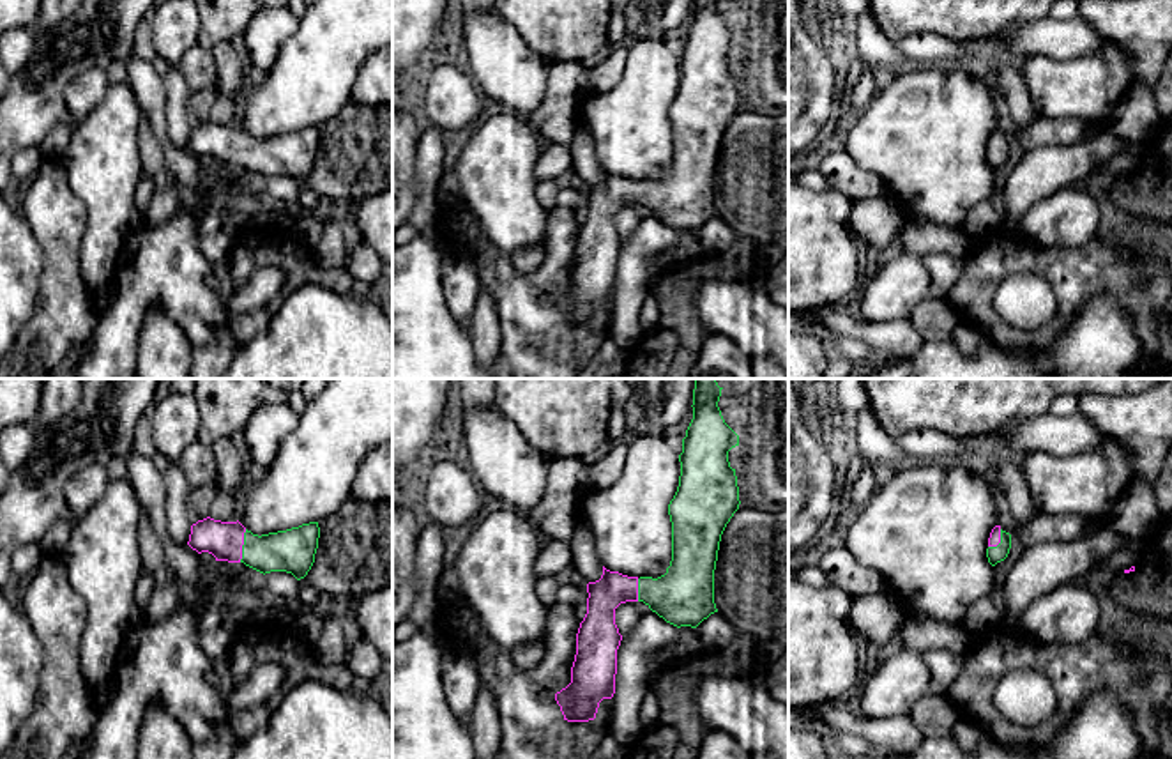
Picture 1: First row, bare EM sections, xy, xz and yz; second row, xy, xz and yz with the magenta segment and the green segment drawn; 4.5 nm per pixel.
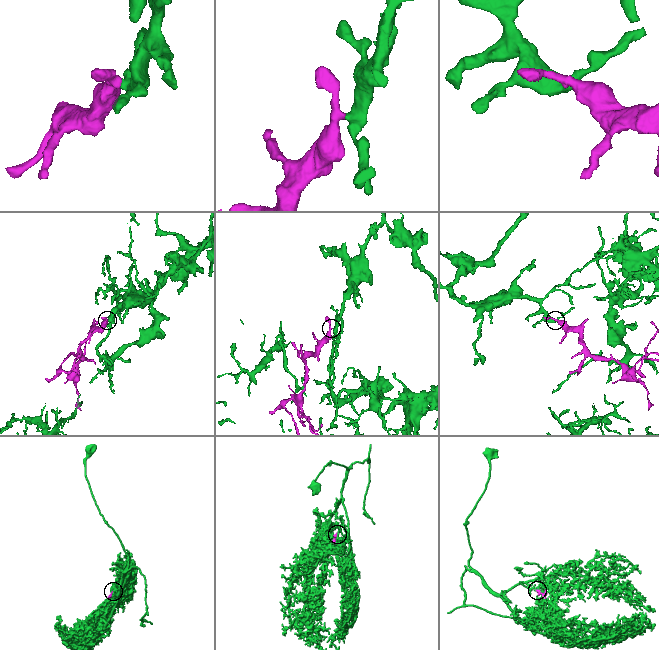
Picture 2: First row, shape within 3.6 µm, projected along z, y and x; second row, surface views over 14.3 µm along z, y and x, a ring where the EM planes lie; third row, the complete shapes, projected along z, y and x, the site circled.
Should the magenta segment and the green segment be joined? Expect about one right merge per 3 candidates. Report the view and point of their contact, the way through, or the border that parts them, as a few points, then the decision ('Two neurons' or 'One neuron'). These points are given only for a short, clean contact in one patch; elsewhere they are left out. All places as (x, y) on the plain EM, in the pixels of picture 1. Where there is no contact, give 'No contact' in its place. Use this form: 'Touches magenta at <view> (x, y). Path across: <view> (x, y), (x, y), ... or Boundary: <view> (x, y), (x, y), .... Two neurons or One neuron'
Touches magenta at xy (243, 147). Path across: xy (223, 144), (243, 147), (253, 154), (292, 154). One neuron

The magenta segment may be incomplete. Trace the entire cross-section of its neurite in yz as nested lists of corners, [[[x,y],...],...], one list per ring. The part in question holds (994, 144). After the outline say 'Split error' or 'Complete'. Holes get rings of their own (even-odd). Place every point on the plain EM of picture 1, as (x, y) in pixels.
[[[995,129],[988,142],[986,161],[992,170],[1004,165],[1011,152],[1011,138]]]. Split error

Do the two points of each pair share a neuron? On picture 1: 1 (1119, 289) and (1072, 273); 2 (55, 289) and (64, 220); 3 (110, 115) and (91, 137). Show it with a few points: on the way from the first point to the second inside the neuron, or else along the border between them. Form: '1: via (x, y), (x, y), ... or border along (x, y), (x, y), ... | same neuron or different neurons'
1: via (1107, 276), (1103, 273), (1084, 273) | same neuron
2: via (60, 271), (60, 237) | same neuron
3: via (106, 121), (96, 131) | same neuron

